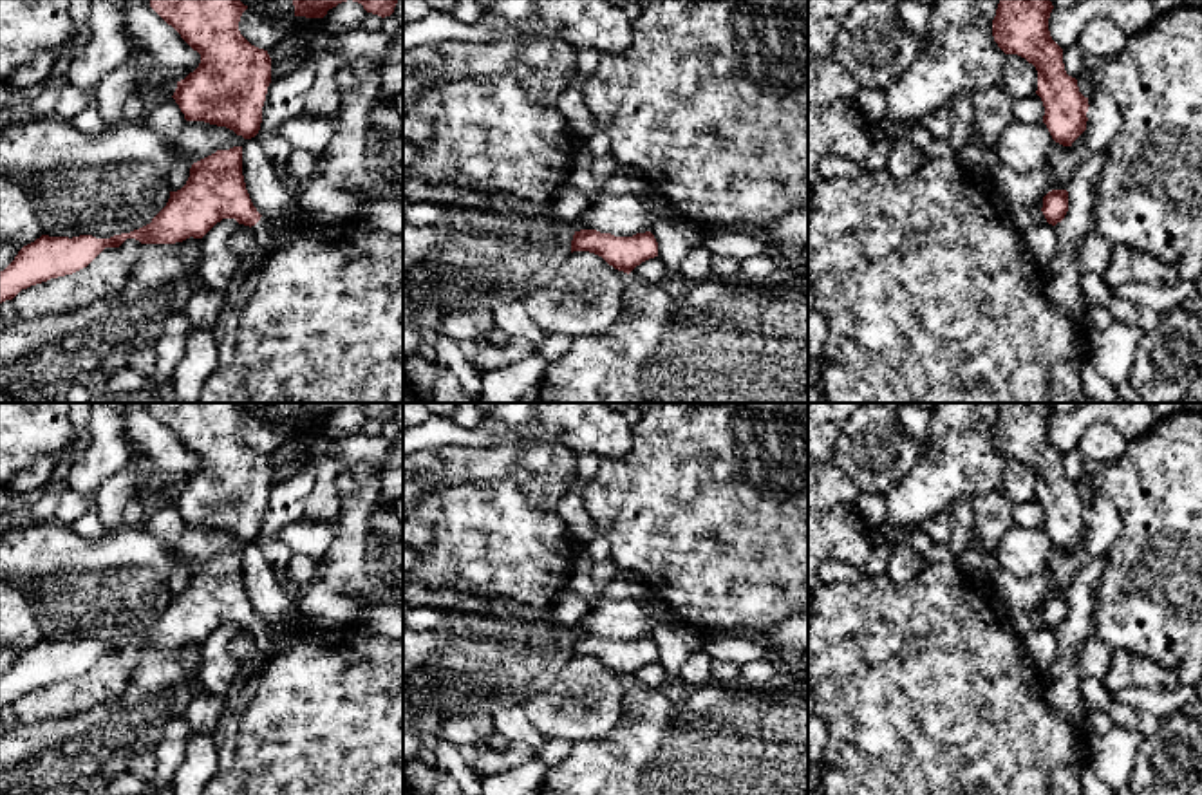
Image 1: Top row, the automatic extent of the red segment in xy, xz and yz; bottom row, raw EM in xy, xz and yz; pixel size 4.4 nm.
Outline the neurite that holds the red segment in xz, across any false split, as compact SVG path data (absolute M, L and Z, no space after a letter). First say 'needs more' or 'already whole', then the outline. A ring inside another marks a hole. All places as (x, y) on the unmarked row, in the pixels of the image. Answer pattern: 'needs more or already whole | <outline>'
already whole | M580 634L573 640L573 656L595 658L615 674L629 679L642 667L658 661L658 647L651 636L633 641L615 641L596 634Z

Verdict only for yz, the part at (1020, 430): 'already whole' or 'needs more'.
already whole

